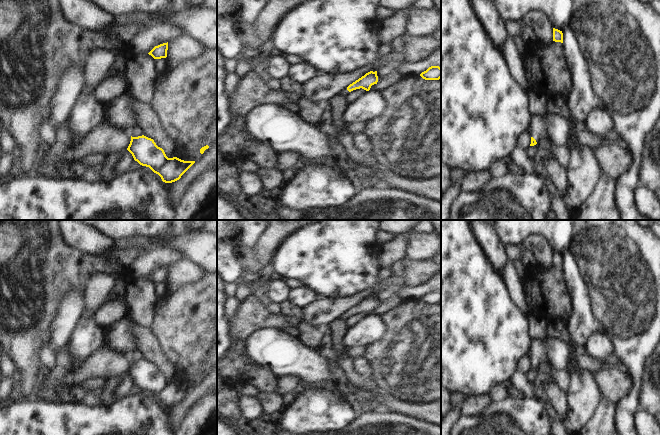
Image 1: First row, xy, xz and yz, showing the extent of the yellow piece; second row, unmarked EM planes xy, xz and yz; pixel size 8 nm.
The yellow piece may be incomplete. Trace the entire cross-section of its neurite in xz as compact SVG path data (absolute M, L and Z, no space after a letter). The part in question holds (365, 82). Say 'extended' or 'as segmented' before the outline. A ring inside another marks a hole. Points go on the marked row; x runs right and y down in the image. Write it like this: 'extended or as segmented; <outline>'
extended; M370 71L366 73L364 76L350 84L346 89L341 91L339 94L346 96L349 92L356 90L356 89L364 89L366 91L369 91L371 86L374 84L377 84L378 82L378 76L377 71L373 72Z

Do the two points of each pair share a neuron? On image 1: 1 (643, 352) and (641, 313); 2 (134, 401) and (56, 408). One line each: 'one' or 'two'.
1: one
2: one

